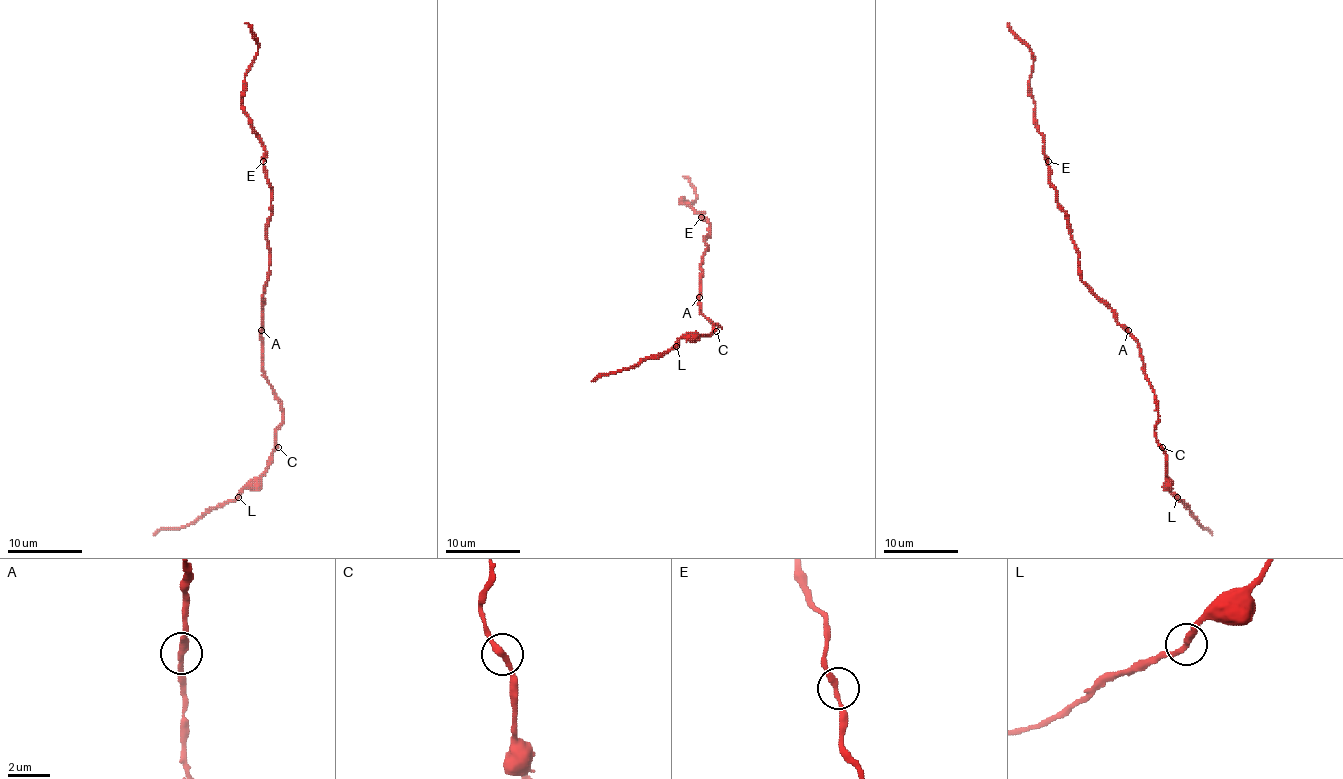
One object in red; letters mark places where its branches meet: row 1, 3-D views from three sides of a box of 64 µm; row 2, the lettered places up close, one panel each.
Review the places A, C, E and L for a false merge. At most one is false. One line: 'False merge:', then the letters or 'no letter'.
False merge: no letter

